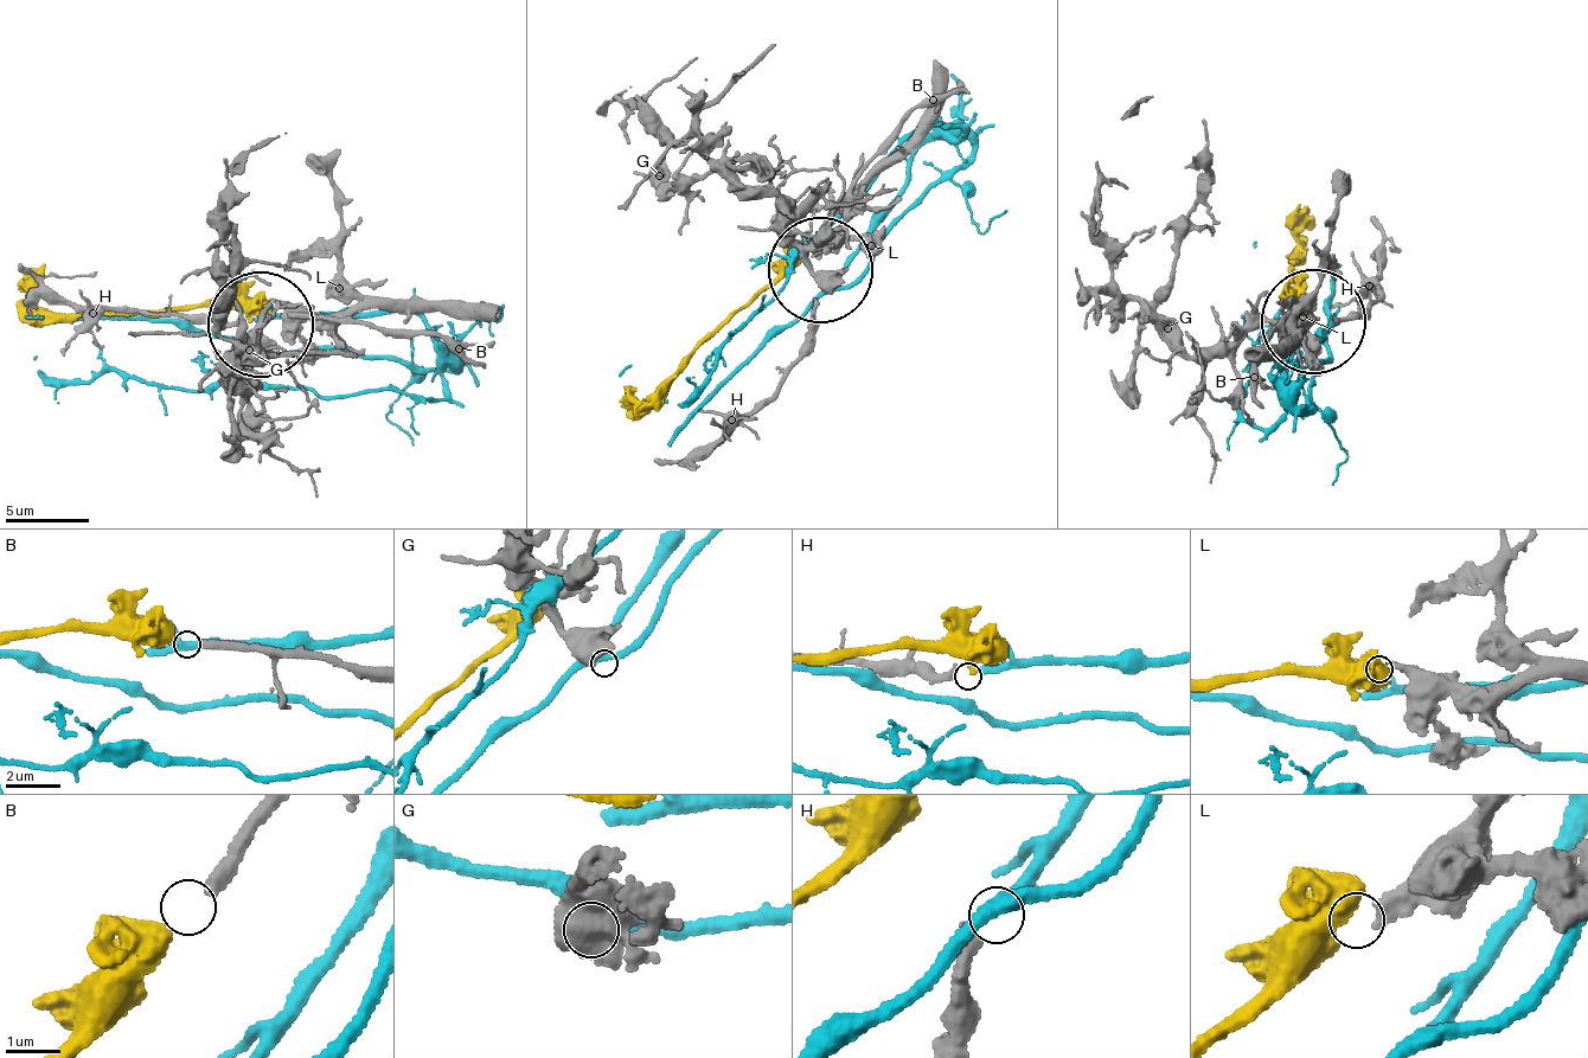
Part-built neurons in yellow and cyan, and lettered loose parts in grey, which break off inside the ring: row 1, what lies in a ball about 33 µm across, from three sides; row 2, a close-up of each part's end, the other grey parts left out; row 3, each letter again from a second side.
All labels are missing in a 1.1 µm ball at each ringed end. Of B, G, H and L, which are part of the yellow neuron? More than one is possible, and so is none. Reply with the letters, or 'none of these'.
L

